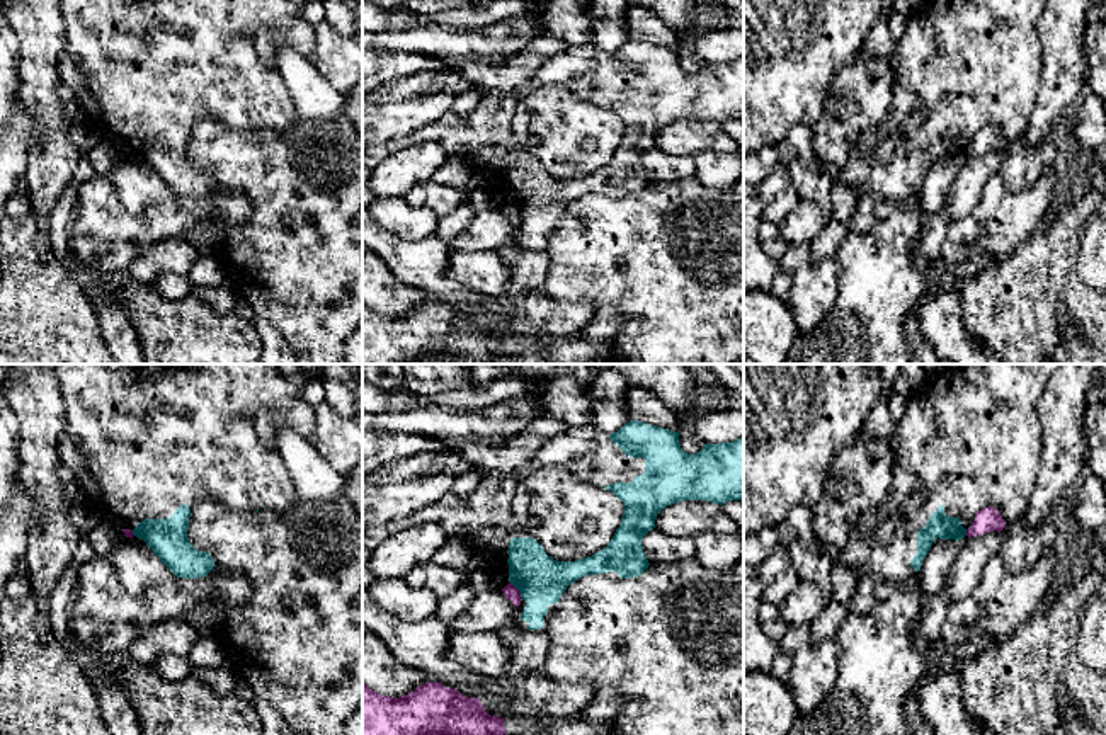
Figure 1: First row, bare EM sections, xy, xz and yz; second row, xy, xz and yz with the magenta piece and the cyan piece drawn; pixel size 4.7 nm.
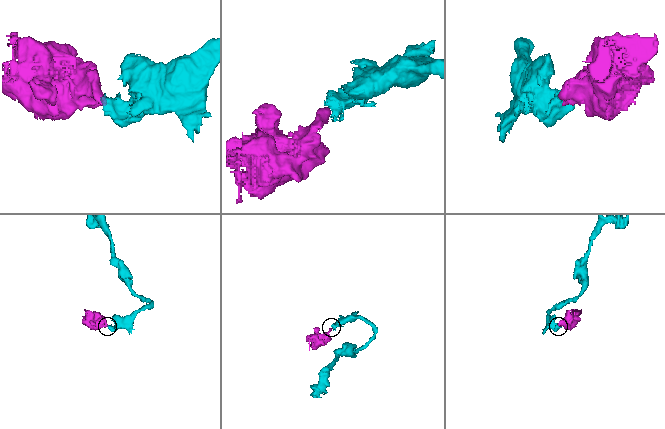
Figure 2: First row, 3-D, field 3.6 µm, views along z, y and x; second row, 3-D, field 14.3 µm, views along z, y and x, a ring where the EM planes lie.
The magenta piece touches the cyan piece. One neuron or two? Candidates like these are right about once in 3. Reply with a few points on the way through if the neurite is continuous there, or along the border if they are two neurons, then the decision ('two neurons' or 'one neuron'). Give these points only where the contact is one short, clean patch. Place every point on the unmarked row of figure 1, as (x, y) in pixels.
border along xz (511, 201), (521, 215); two neurons

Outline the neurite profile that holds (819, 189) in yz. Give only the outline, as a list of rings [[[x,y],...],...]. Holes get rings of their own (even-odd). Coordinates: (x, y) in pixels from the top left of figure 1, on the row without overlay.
[[[798,122],[776,146],[778,160],[791,175],[791,184],[800,199],[818,204],[824,221],[832,219],[830,192],[837,184],[839,168],[824,165],[812,148],[812,128]]]

